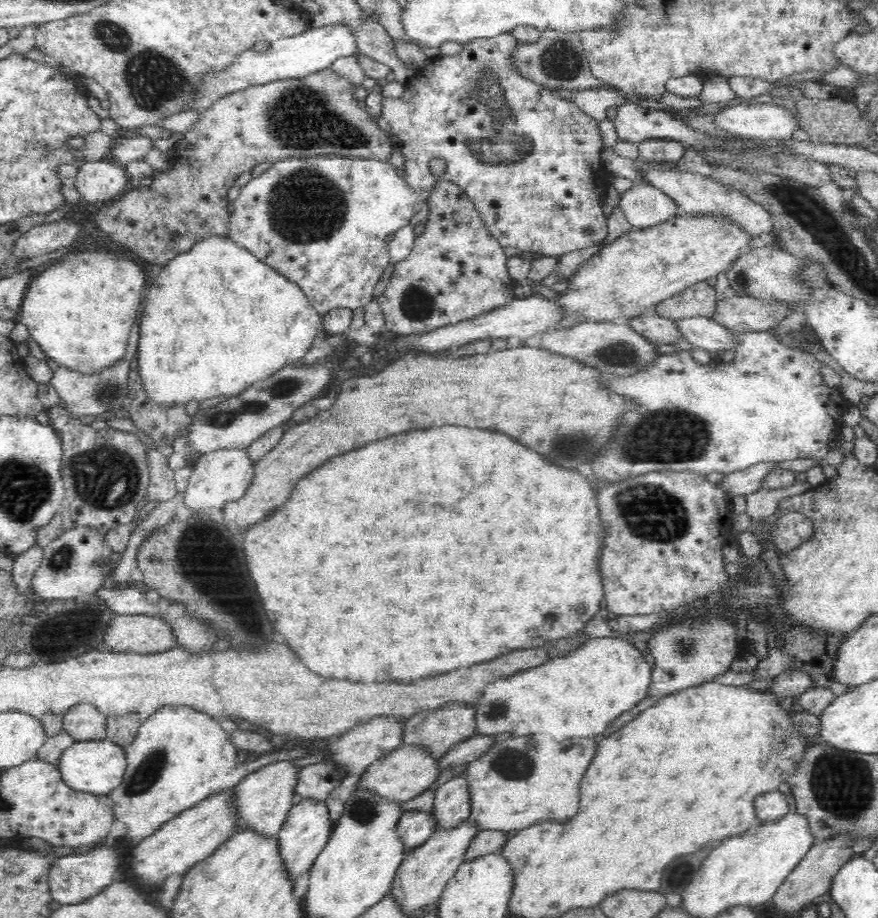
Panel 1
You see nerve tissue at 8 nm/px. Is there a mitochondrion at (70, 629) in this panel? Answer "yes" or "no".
yes

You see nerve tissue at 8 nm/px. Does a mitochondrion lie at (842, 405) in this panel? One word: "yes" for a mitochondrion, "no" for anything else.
no

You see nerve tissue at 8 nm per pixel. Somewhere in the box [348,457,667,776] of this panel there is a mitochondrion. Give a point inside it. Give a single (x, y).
(497, 710)

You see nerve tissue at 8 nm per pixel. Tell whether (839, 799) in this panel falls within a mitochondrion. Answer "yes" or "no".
yes

